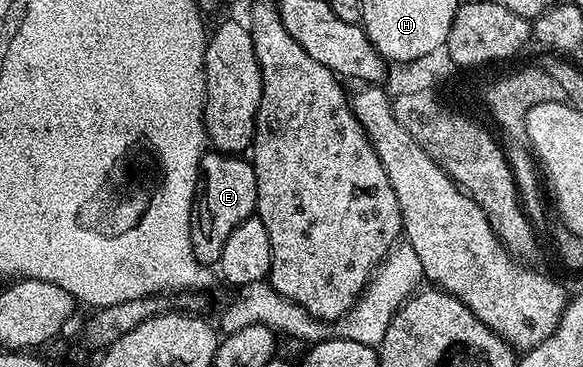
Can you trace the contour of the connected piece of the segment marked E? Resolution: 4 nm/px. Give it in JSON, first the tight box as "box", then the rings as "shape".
{"box":[190,152,258,267],"shape":[[[205,152],[200,161],[200,179],[196,181],[196,195],[192,197],[192,227],[190,240],[194,248],[194,256],[202,265],[215,267],[222,256],[222,248],[229,238],[230,232],[242,224],[242,220],[253,217],[258,200],[258,180],[254,176],[254,168],[247,157],[234,154]]]}

